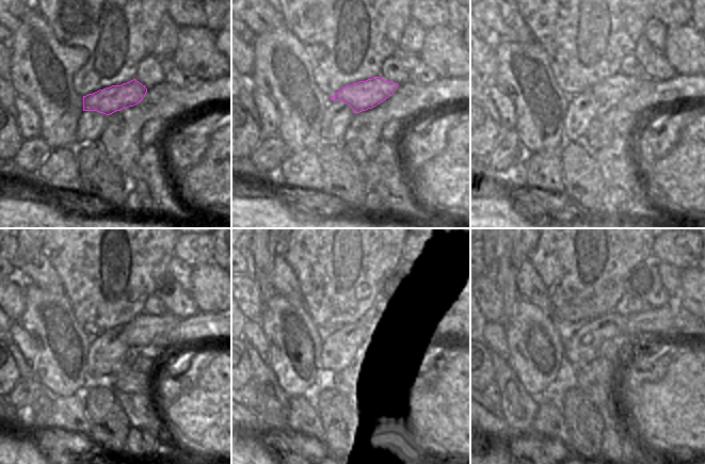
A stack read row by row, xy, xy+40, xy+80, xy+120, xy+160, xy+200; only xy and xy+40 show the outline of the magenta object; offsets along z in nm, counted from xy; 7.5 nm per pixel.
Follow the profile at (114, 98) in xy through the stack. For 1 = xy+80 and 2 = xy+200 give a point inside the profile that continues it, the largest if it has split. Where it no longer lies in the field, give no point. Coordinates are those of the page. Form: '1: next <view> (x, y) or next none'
1: next xy+80 (610, 92)
2: next xy+200 (659, 322)

